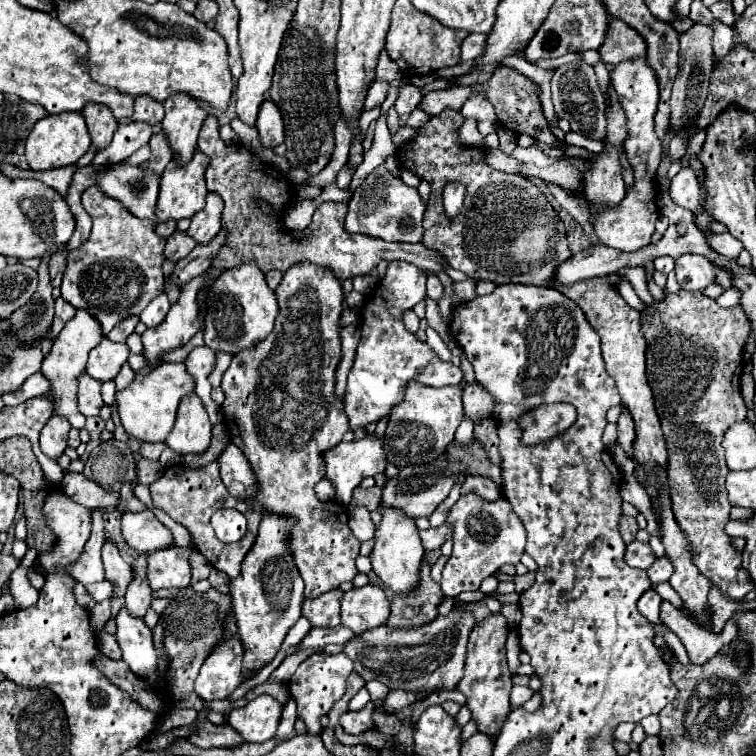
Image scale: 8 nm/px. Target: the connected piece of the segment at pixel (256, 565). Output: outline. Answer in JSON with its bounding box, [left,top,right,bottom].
[231,512,305,672]

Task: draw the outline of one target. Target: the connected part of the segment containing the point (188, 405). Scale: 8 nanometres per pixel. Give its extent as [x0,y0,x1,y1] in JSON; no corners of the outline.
[165,394,211,454]

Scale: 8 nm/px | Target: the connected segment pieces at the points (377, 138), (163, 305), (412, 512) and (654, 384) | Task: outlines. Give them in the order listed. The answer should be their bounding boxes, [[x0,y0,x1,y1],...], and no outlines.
[[351,112,395,190],[141,294,169,328],[381,440,503,518],[643,290,753,600]]

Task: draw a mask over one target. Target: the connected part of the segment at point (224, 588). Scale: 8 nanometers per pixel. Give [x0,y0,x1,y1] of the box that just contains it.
[209,568,229,592]

